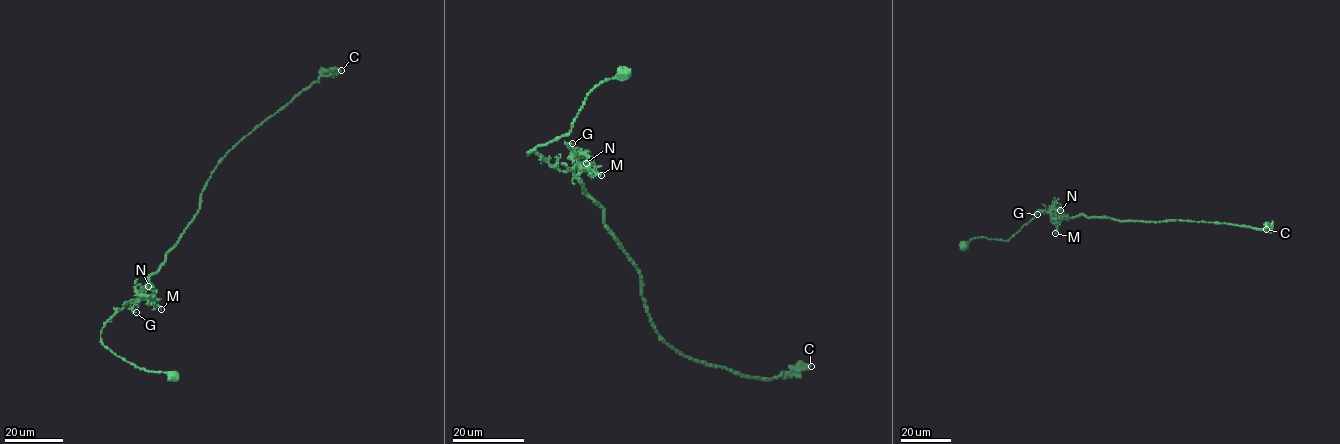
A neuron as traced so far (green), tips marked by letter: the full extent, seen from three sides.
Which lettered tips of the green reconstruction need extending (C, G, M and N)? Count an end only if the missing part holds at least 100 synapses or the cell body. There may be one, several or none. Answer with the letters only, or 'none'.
none

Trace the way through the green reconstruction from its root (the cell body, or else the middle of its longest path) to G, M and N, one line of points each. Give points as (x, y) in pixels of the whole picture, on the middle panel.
G: (621, 75), (588, 94), (569, 133), (528, 155), (535, 152), (568, 171), (576, 159), (568, 147), (572, 143)
M: (621, 75), (602, 81), (588, 94), (569, 133), (528, 152), (535, 152), (560, 171), (580, 164), (601, 175)
N: (621, 75), (602, 81), (588, 94), (569, 133), (528, 152), (535, 152), (560, 171), (586, 163)

